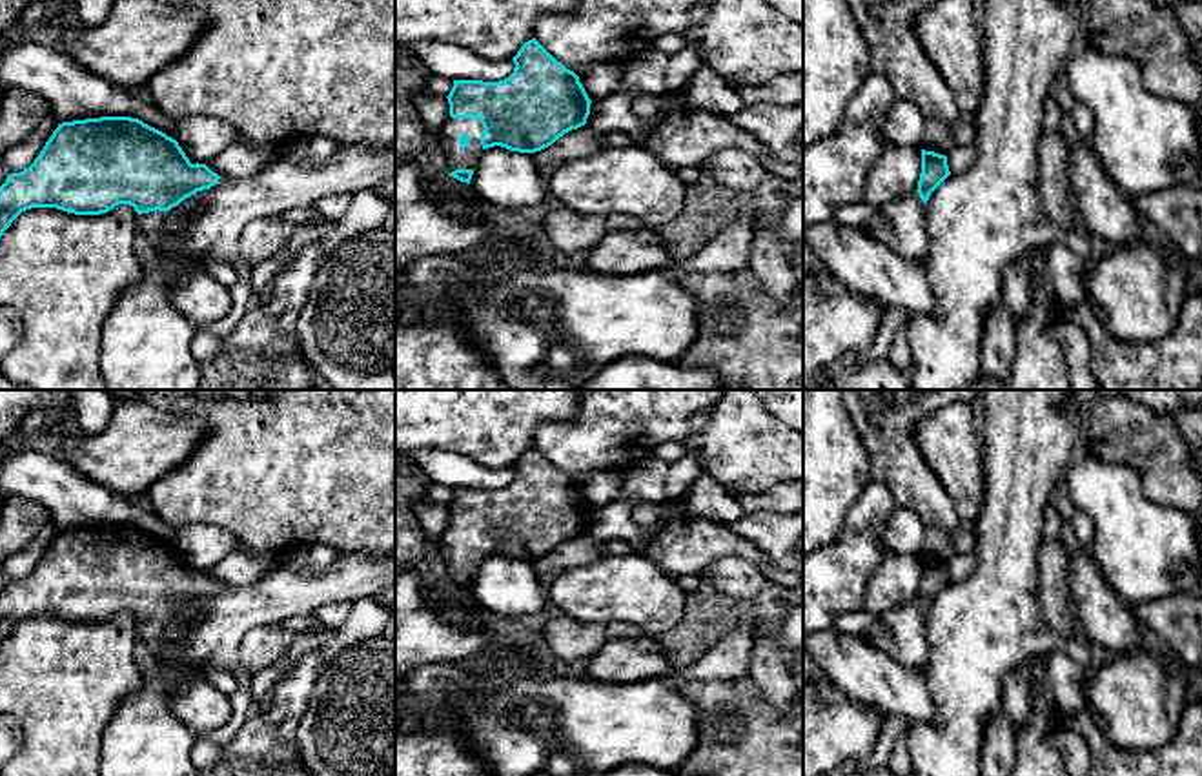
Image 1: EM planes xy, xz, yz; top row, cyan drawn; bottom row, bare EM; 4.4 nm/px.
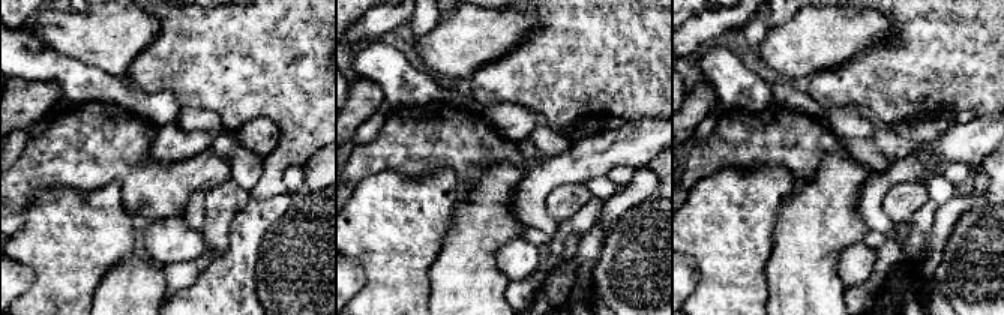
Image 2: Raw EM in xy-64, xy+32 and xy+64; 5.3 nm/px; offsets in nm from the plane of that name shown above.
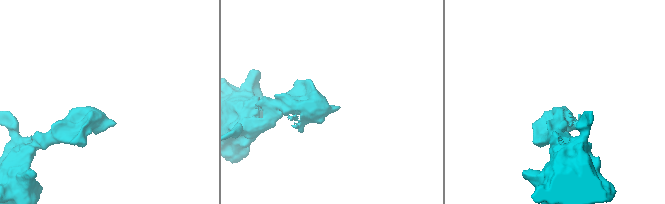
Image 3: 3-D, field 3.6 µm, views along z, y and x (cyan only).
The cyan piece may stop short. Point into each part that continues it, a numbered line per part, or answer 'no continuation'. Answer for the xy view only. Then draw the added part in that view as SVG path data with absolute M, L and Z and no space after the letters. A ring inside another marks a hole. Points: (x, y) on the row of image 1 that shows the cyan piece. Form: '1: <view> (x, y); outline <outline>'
1: xy (212, 230); outline M395 146L386 151L342 149L321 162L293 162L273 155L264 169L246 179L219 179L209 189L193 195L197 206L186 215L180 231L168 222L169 211L149 211L137 217L138 235L151 246L200 264L222 260L235 268L242 281L253 268L240 257L239 237L244 228L291 208L310 208L331 193L357 193L377 188L395 177Z

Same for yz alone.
1: yz (902, 224); outline M918 191L881 206L863 231L902 257L922 262L929 257L927 204Z

